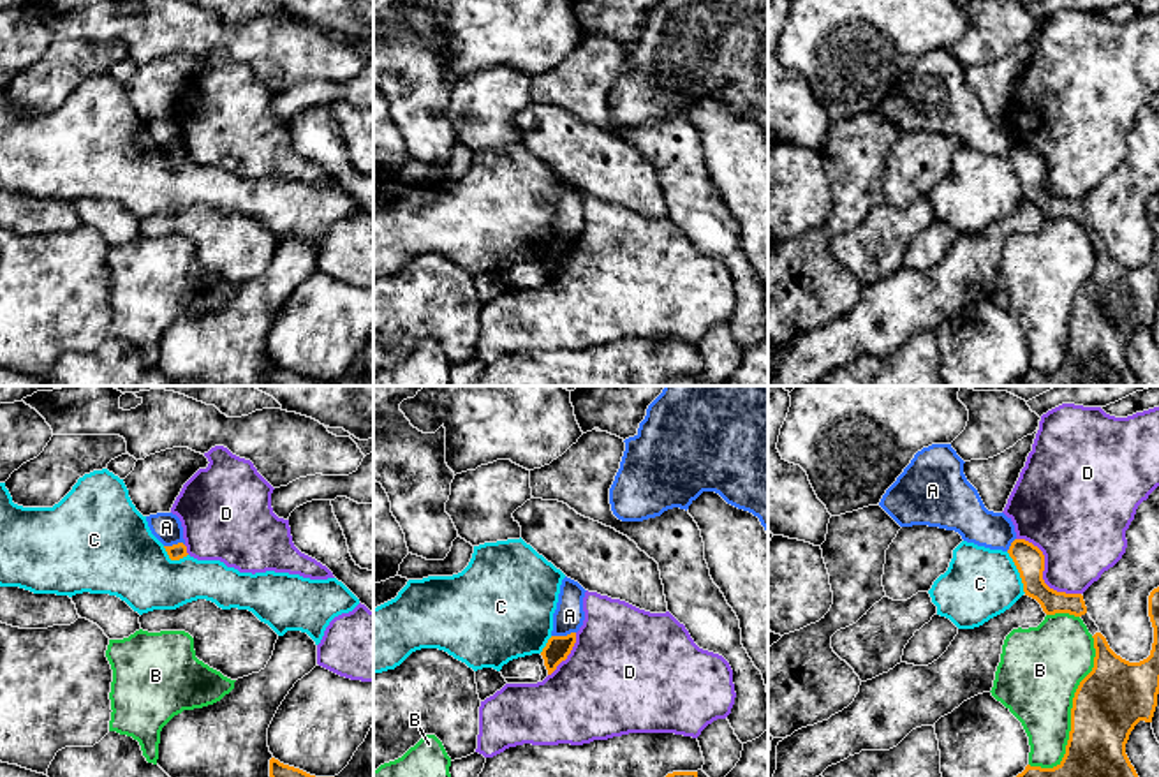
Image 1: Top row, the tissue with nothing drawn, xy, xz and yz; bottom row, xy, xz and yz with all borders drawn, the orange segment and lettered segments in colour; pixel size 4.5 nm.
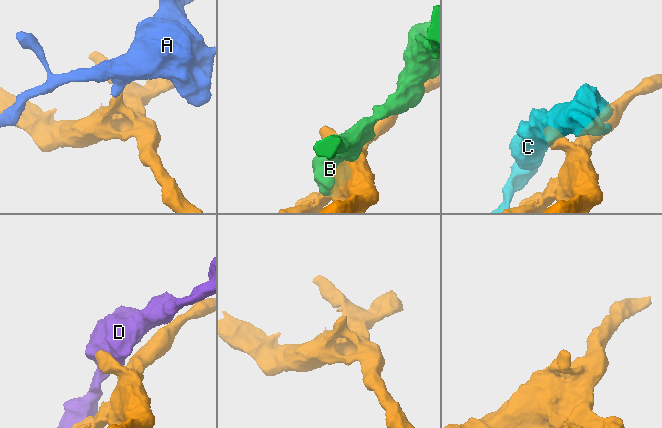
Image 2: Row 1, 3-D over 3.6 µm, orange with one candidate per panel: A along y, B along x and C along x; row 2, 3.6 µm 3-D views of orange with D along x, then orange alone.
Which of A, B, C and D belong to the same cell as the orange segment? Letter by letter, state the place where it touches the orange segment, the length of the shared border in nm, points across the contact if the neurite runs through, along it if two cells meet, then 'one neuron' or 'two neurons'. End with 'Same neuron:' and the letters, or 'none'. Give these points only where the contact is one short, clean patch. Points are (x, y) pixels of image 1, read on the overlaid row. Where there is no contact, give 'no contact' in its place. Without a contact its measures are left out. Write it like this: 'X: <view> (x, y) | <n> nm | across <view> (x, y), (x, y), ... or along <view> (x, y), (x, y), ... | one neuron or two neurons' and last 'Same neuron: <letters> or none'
A: xz (562, 636) | 110 nm | along xz (575, 631), (564, 636), (552, 636) | two neurons
B: yz (1071, 714) | 650 nm | two neurons
C: yz (1018, 571) | 220 nm | two neurons
D: yz (1041, 573) | 400 nm | two neurons
Same neuron: none

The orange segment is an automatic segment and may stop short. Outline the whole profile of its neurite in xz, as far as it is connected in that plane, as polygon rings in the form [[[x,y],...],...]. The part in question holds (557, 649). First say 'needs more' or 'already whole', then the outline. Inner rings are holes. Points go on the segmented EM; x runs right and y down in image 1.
already whole | [[[571,633],[567,636],[551,636],[548,640],[546,647],[541,652],[548,675],[551,675],[557,670],[557,666],[567,659],[574,643],[576,633]]]

